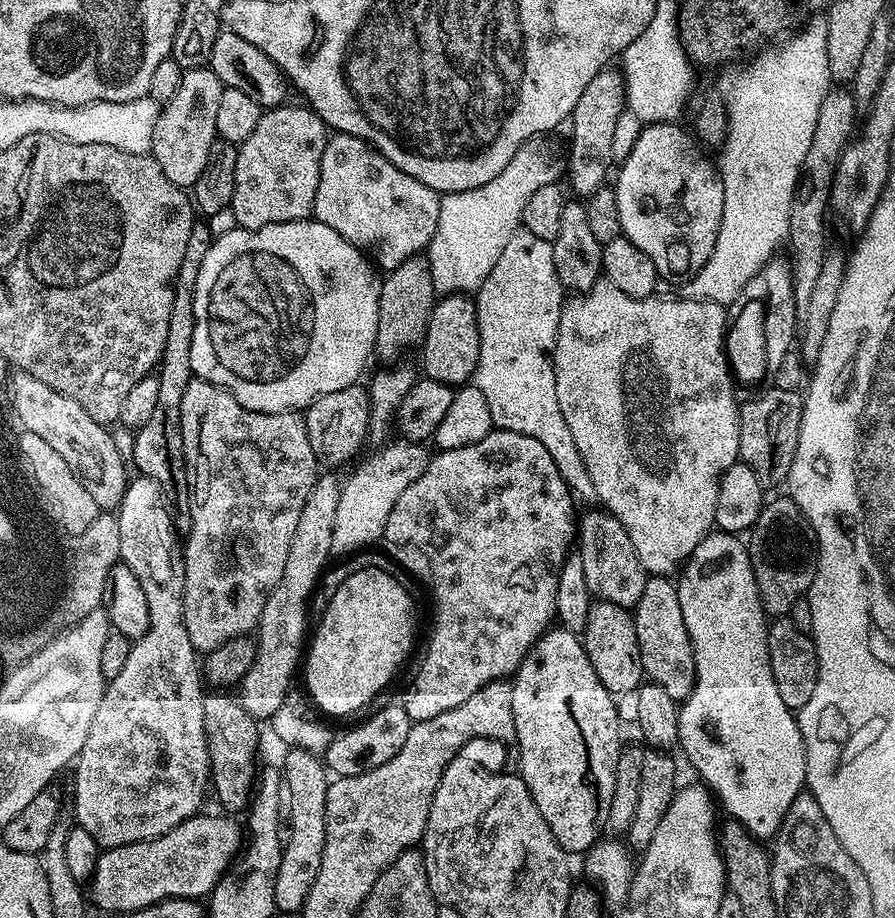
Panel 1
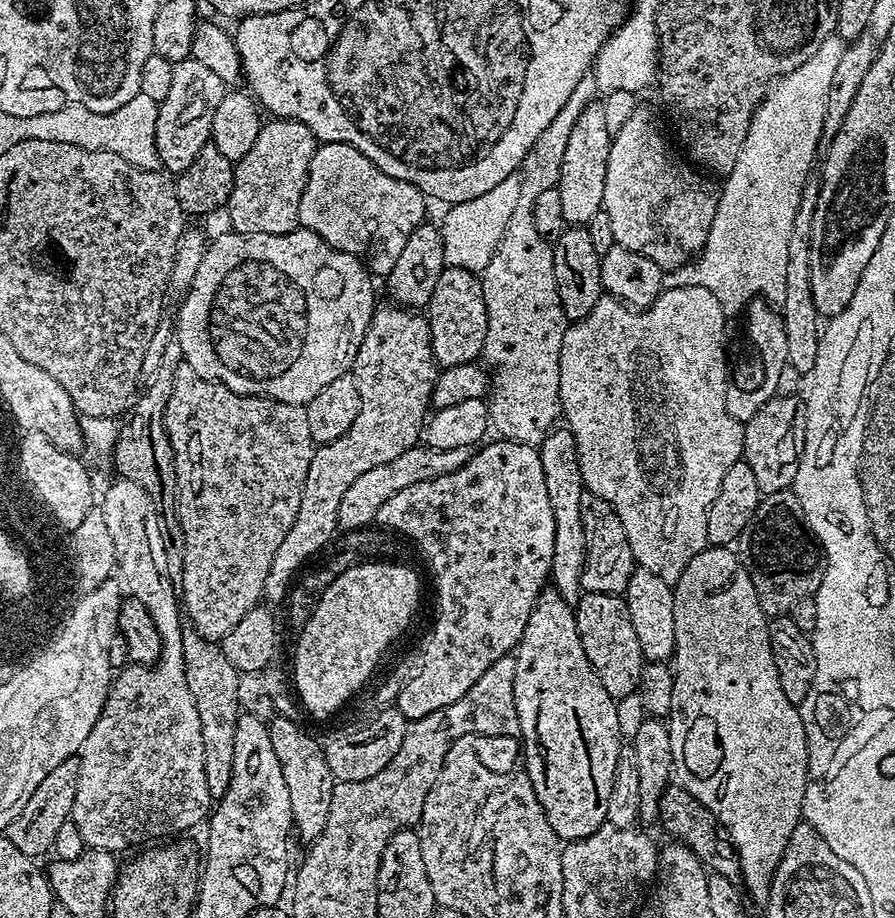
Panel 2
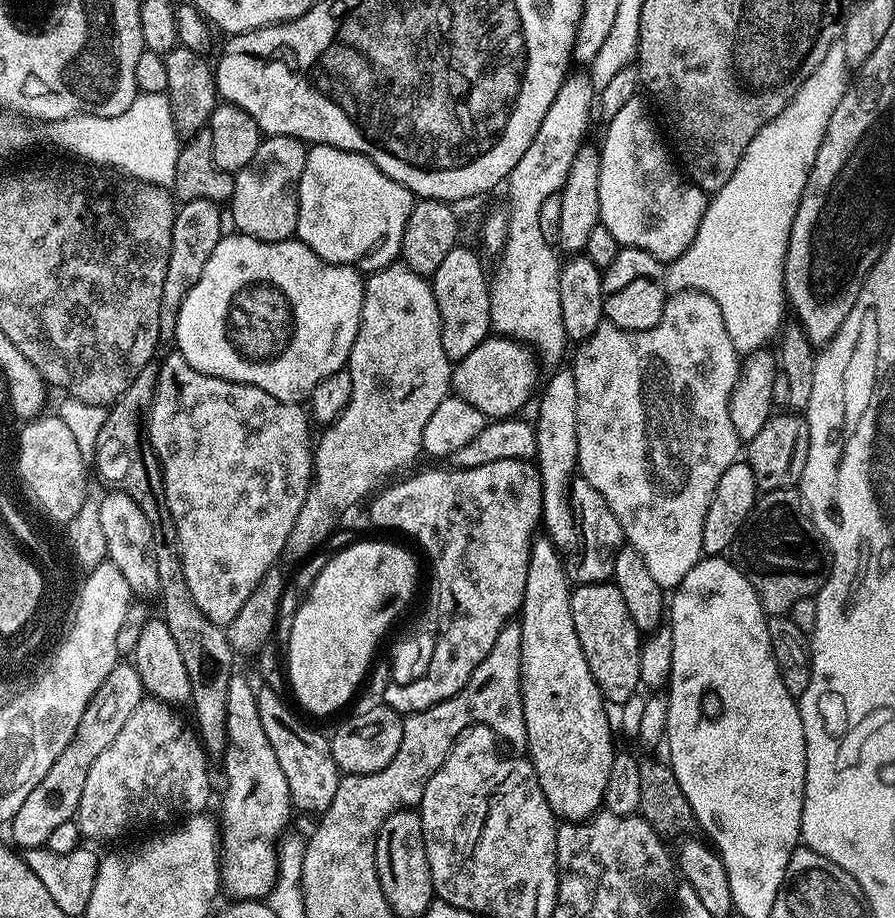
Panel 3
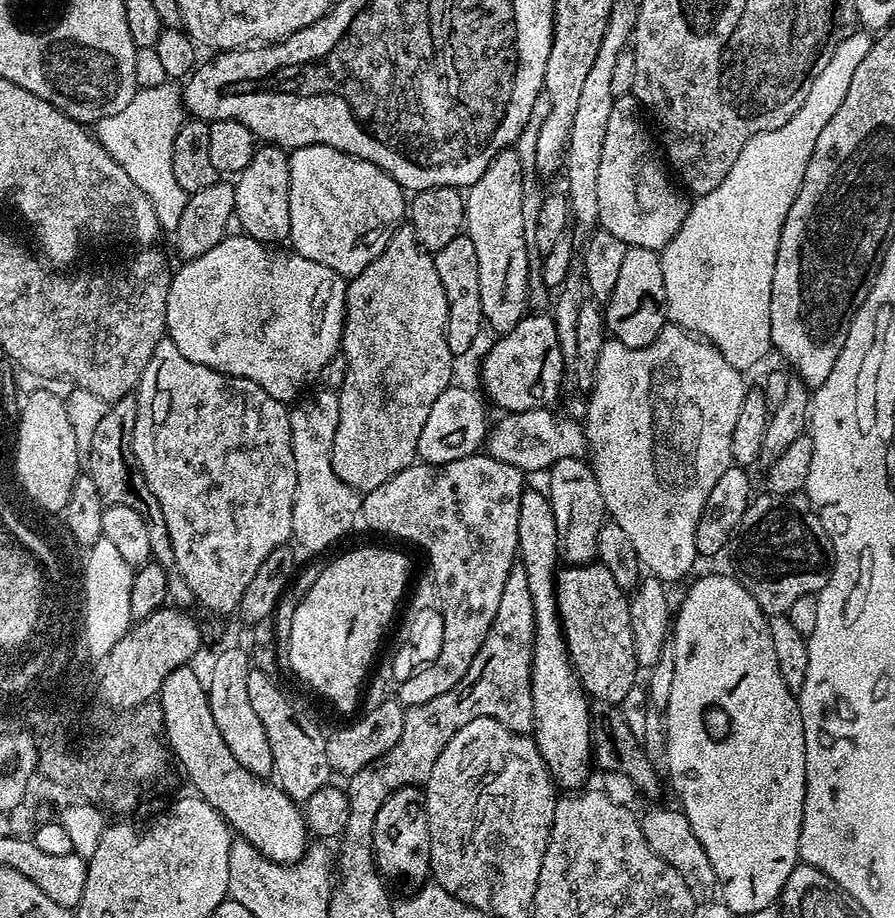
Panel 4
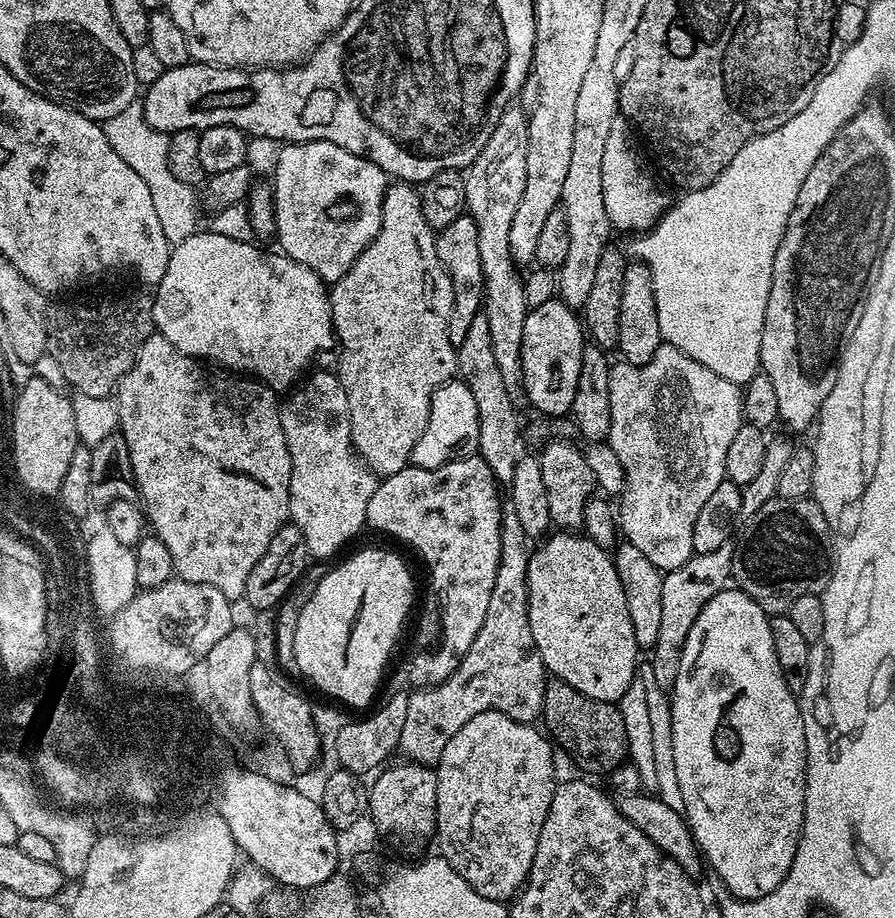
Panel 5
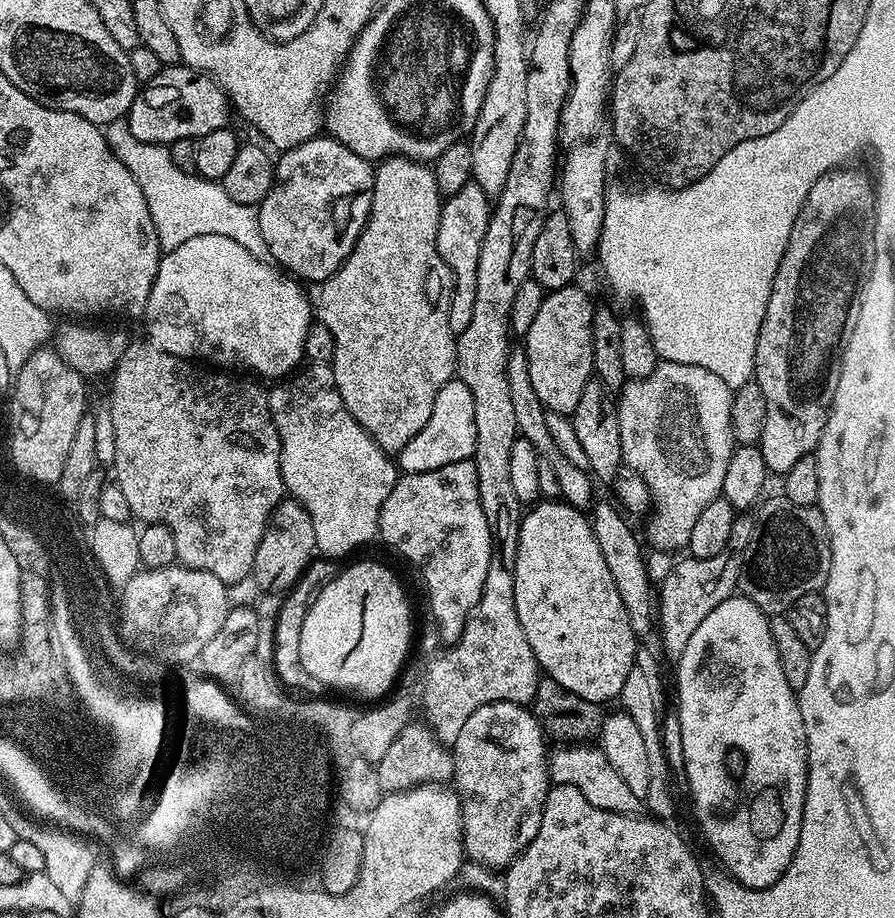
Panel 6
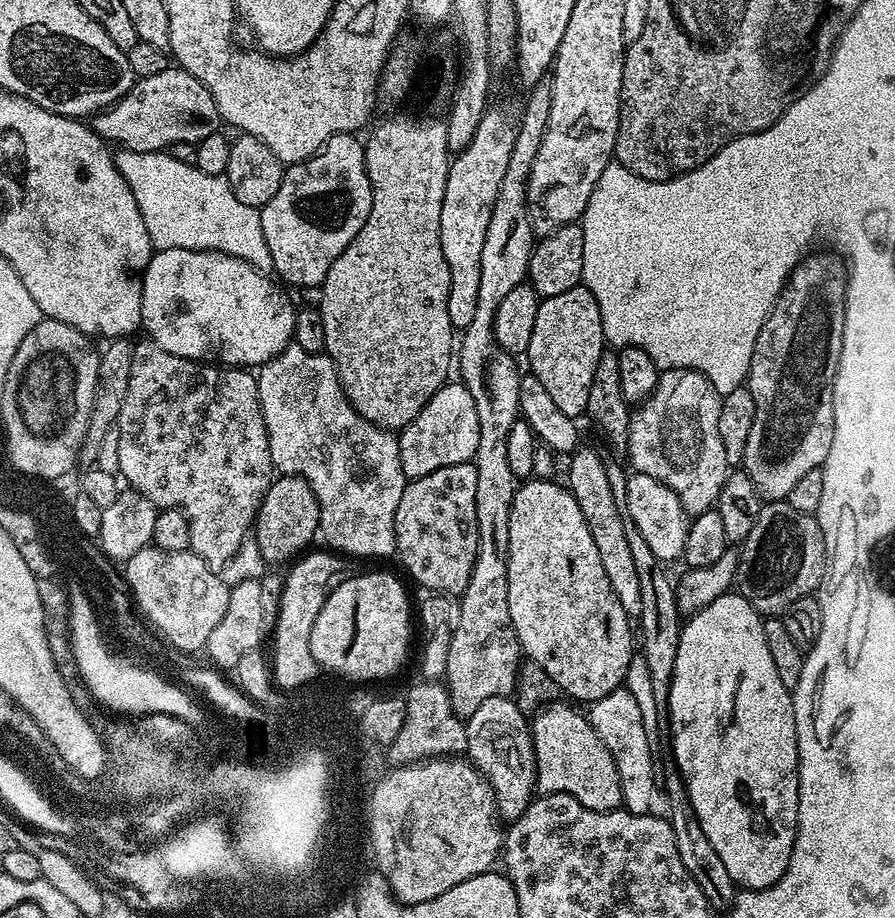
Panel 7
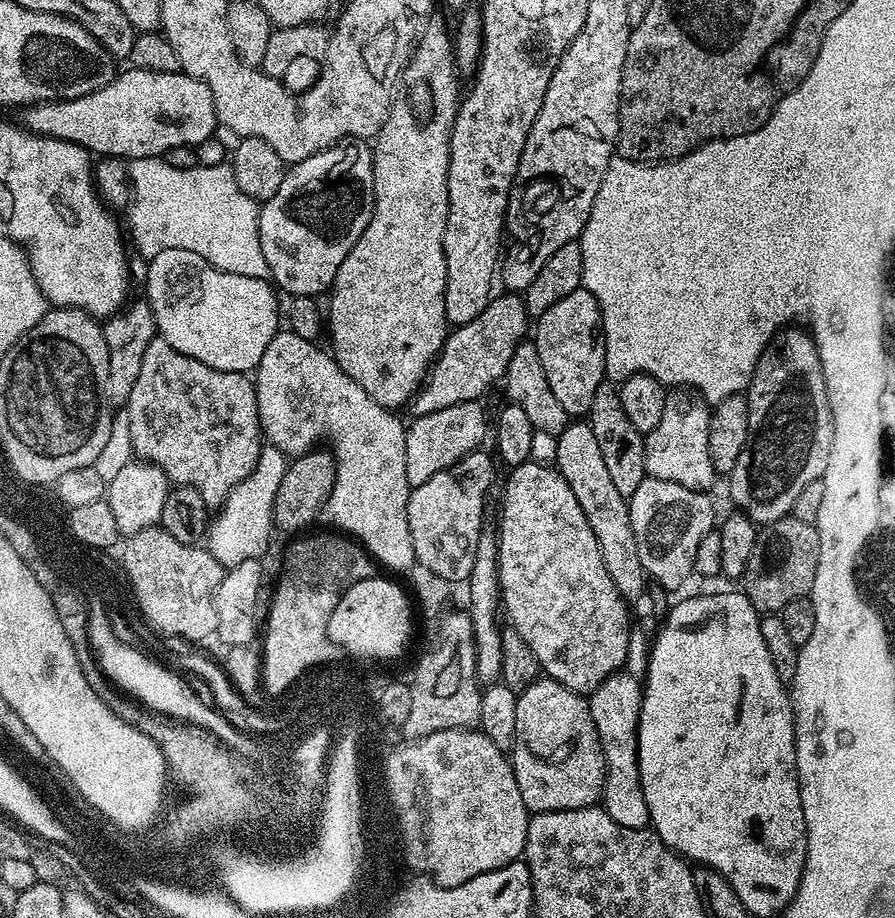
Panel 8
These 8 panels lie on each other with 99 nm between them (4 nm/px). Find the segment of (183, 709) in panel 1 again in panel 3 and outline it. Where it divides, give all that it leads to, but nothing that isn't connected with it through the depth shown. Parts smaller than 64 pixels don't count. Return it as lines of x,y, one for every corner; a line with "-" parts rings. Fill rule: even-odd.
108,490
98,501
99,521
102,522
103,536
106,537
107,559
118,566
118,570
122,570
122,578
126,578
137,597
155,597
160,590
158,562
154,558
154,530
146,514
142,514
134,498
119,490
-
155,698
141,700
134,714
126,718
122,730
118,730
114,742
110,742
110,746
106,746
106,750
94,758
94,766
90,766
90,774
86,774
82,802
74,817
85,841
116,840
126,835
131,828
140,828
143,824
164,826
205,811
204,807
212,796
212,780
208,777
210,762
199,735
190,727
189,721
187,724
176,712
179,711
173,705
164,704

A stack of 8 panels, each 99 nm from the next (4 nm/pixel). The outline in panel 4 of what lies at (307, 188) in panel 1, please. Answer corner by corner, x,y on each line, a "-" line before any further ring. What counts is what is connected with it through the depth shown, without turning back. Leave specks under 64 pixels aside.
275,146
257,147
250,166
238,173
234,180
234,220
245,236
269,246
288,240
290,234
290,162
289,153

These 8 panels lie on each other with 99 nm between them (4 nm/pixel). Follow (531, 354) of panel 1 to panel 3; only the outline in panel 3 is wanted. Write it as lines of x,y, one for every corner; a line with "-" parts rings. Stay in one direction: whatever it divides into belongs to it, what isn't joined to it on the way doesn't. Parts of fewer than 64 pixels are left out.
578,71
565,79
554,102
550,102
550,110
546,110
546,118
542,118
542,126
538,126
538,134
534,134
534,142
530,142
526,154
518,158
518,166
508,175
506,242
498,256
500,265
490,276
491,331
527,344
545,365
551,366
563,361
560,359
564,347
569,347
570,341
562,326
562,298
558,290
562,260
556,257
553,241
542,234
538,218
542,214
542,202
564,187
570,162
574,162
574,154
585,143
588,118
594,114
592,77
587,71

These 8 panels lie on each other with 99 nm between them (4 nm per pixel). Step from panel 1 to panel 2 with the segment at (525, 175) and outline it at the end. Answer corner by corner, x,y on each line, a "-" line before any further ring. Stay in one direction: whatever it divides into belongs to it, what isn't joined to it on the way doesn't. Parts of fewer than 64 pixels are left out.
519,175
507,176
498,182
498,186
494,186
494,190
486,190
486,194
470,198
470,202
453,204
445,211
448,213
444,221
439,221
438,227
447,267
465,268
477,274
483,272
510,222
510,214
514,214
514,206
518,206
520,182

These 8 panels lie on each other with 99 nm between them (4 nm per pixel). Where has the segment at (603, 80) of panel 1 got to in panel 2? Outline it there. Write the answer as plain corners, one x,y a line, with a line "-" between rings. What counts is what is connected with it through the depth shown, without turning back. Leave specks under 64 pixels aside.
593,102
587,104
578,114
578,122
574,122
574,130
570,130
570,138
566,142
566,154
560,167
560,177
556,183
558,194
562,194
562,218
568,226
586,226
594,214
598,214
604,207
604,195
606,194
606,166
610,158
610,146
612,135
606,128
606,110
603,103

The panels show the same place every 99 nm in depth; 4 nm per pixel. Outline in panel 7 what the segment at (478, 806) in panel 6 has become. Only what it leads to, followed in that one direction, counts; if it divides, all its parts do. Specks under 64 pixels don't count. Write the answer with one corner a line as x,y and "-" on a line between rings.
507,696
486,698
474,714
467,717
467,759
482,772
496,793
496,811
505,821
517,820
528,808
536,792
536,755
532,745
529,717

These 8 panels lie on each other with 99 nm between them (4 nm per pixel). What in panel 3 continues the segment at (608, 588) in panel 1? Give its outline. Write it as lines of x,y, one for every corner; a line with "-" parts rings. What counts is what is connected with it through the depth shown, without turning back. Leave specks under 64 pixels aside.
578,476
573,479
570,498
576,515
576,526
580,529
578,545
580,557
577,560
569,559
567,561
569,581
576,586
611,581
616,552
625,543
622,526
618,522
618,518
614,518
614,510
610,510
610,506
606,506
606,498
602,498
602,494
598,494
598,490
583,477

